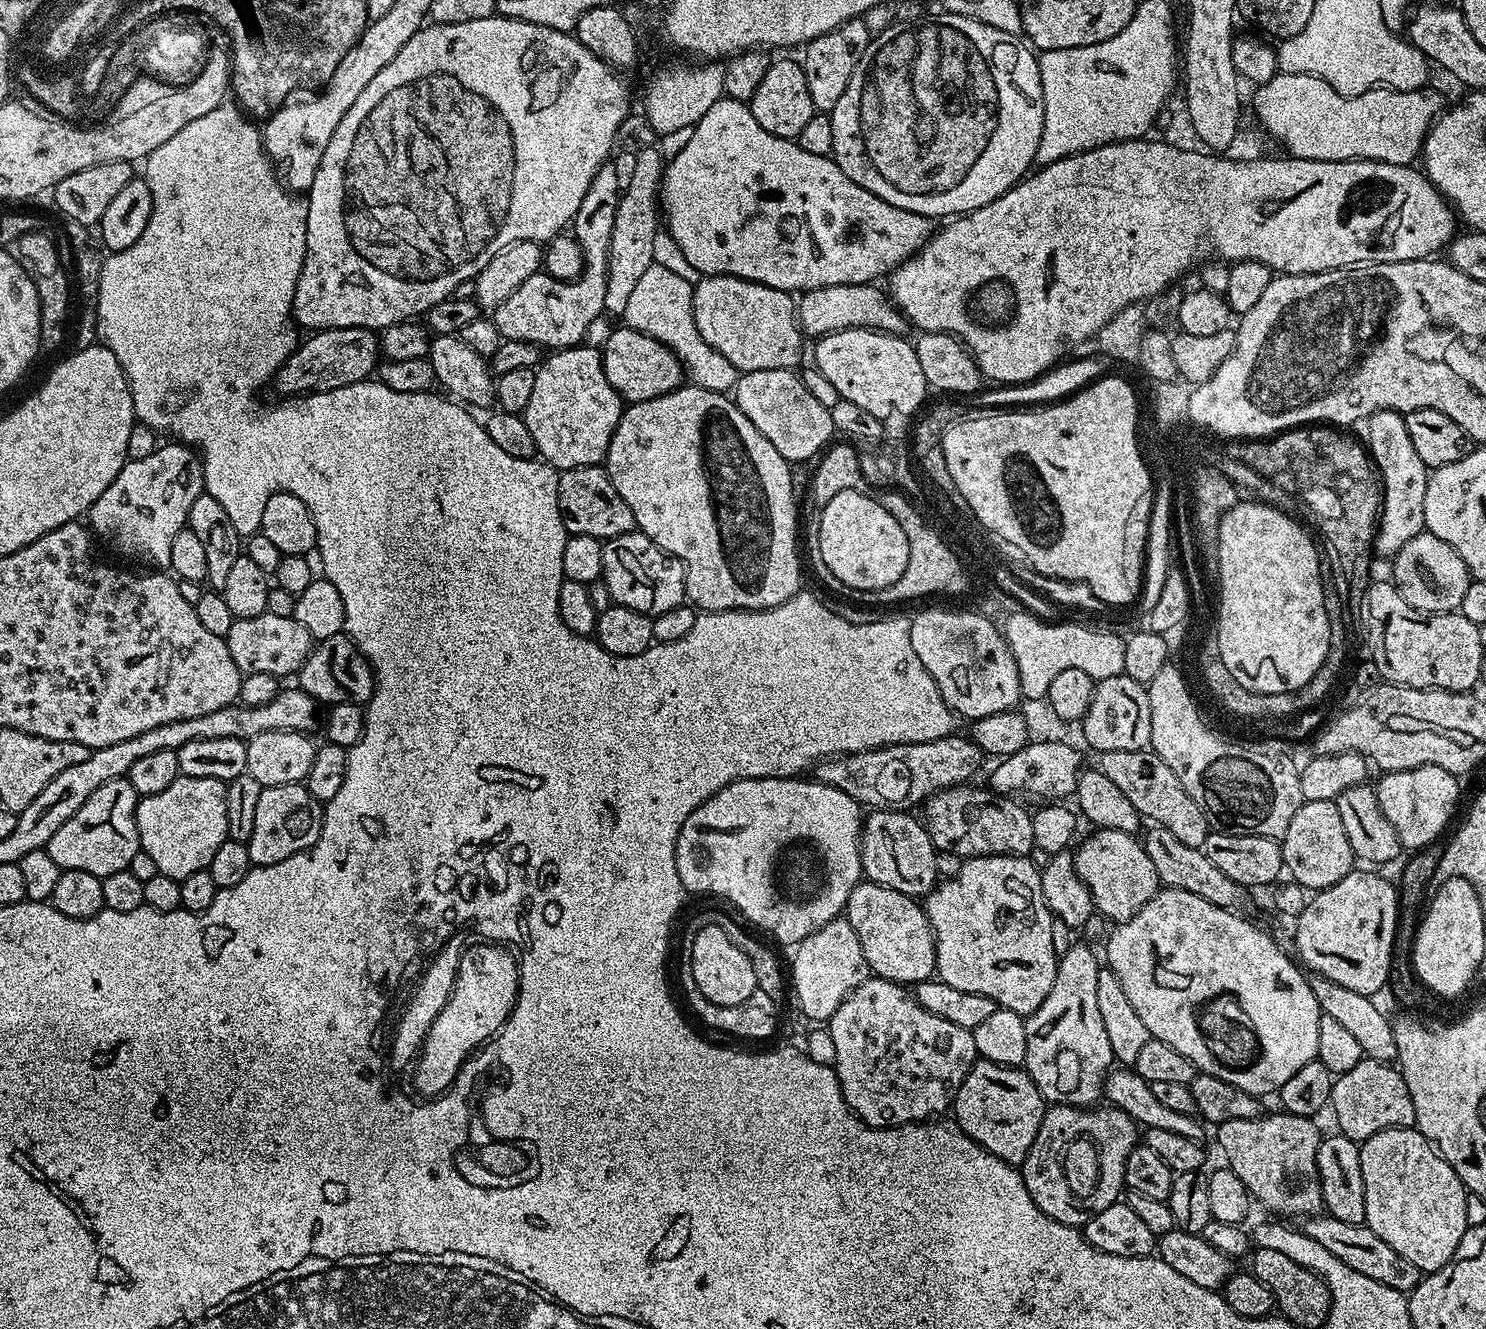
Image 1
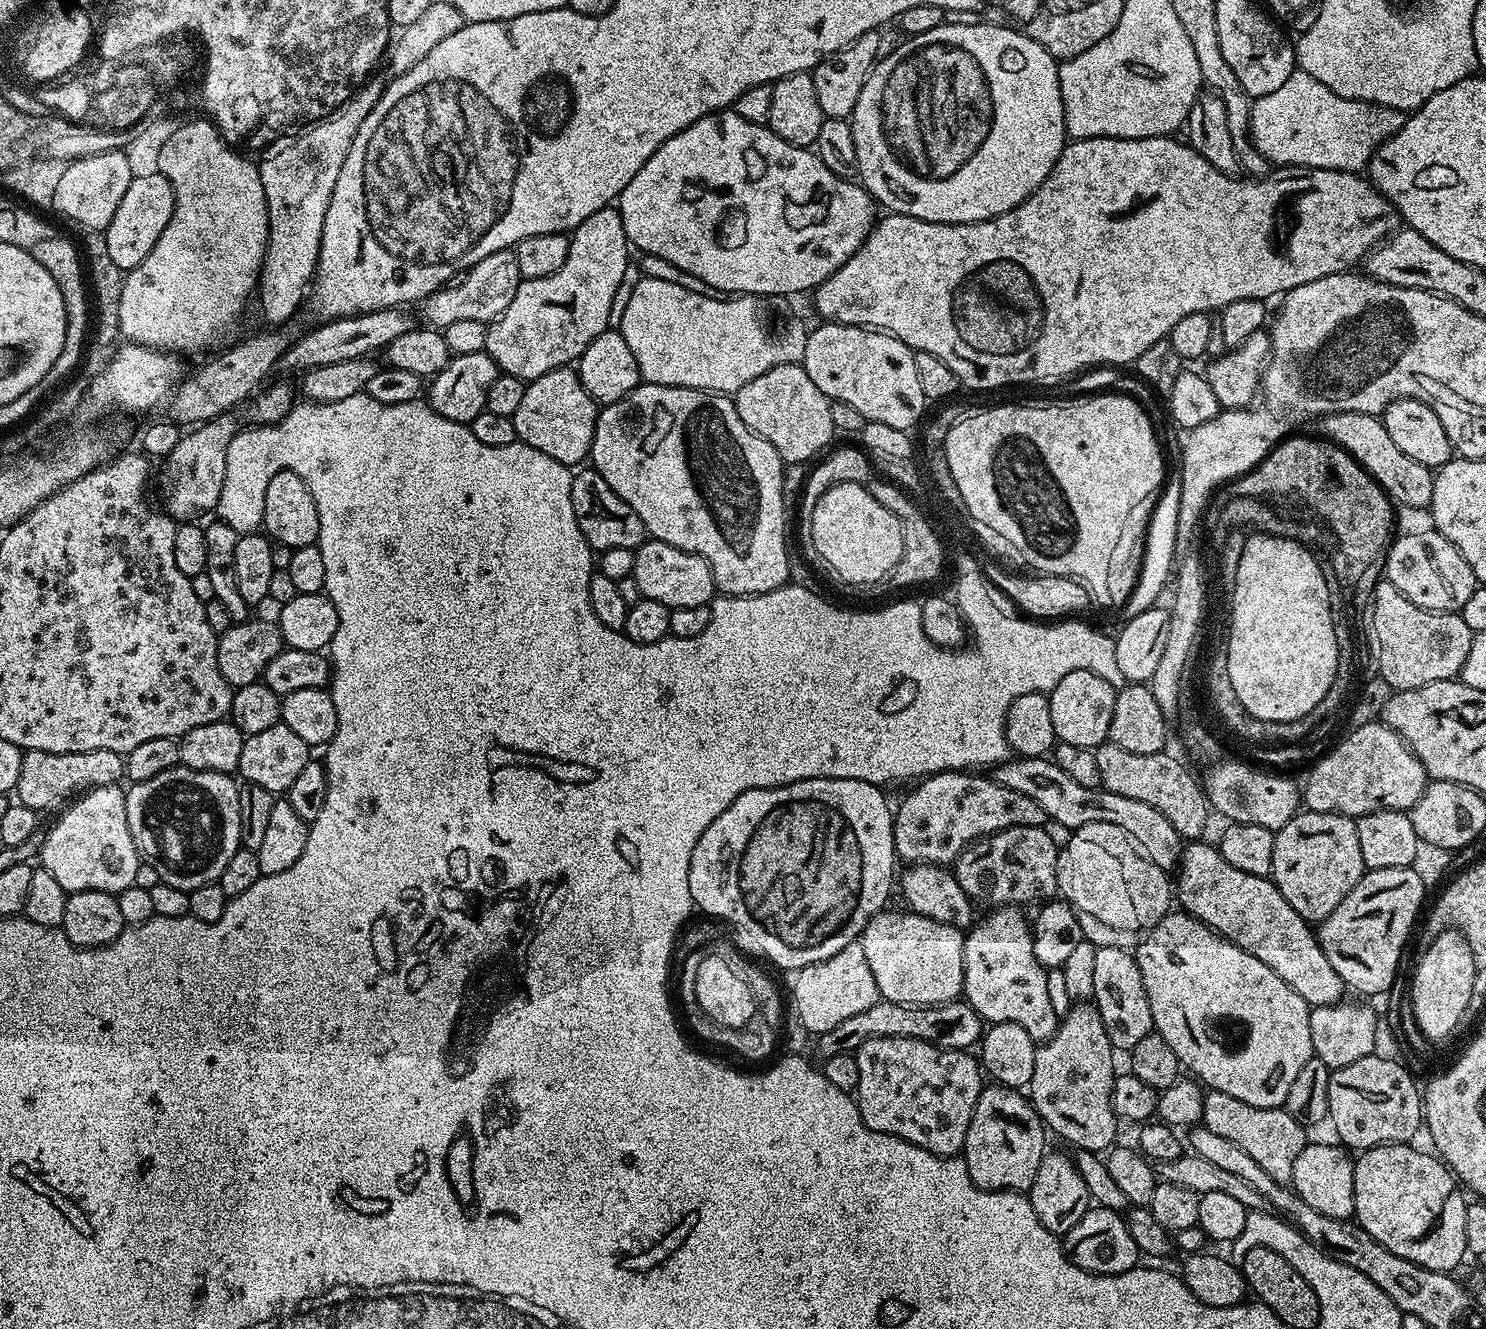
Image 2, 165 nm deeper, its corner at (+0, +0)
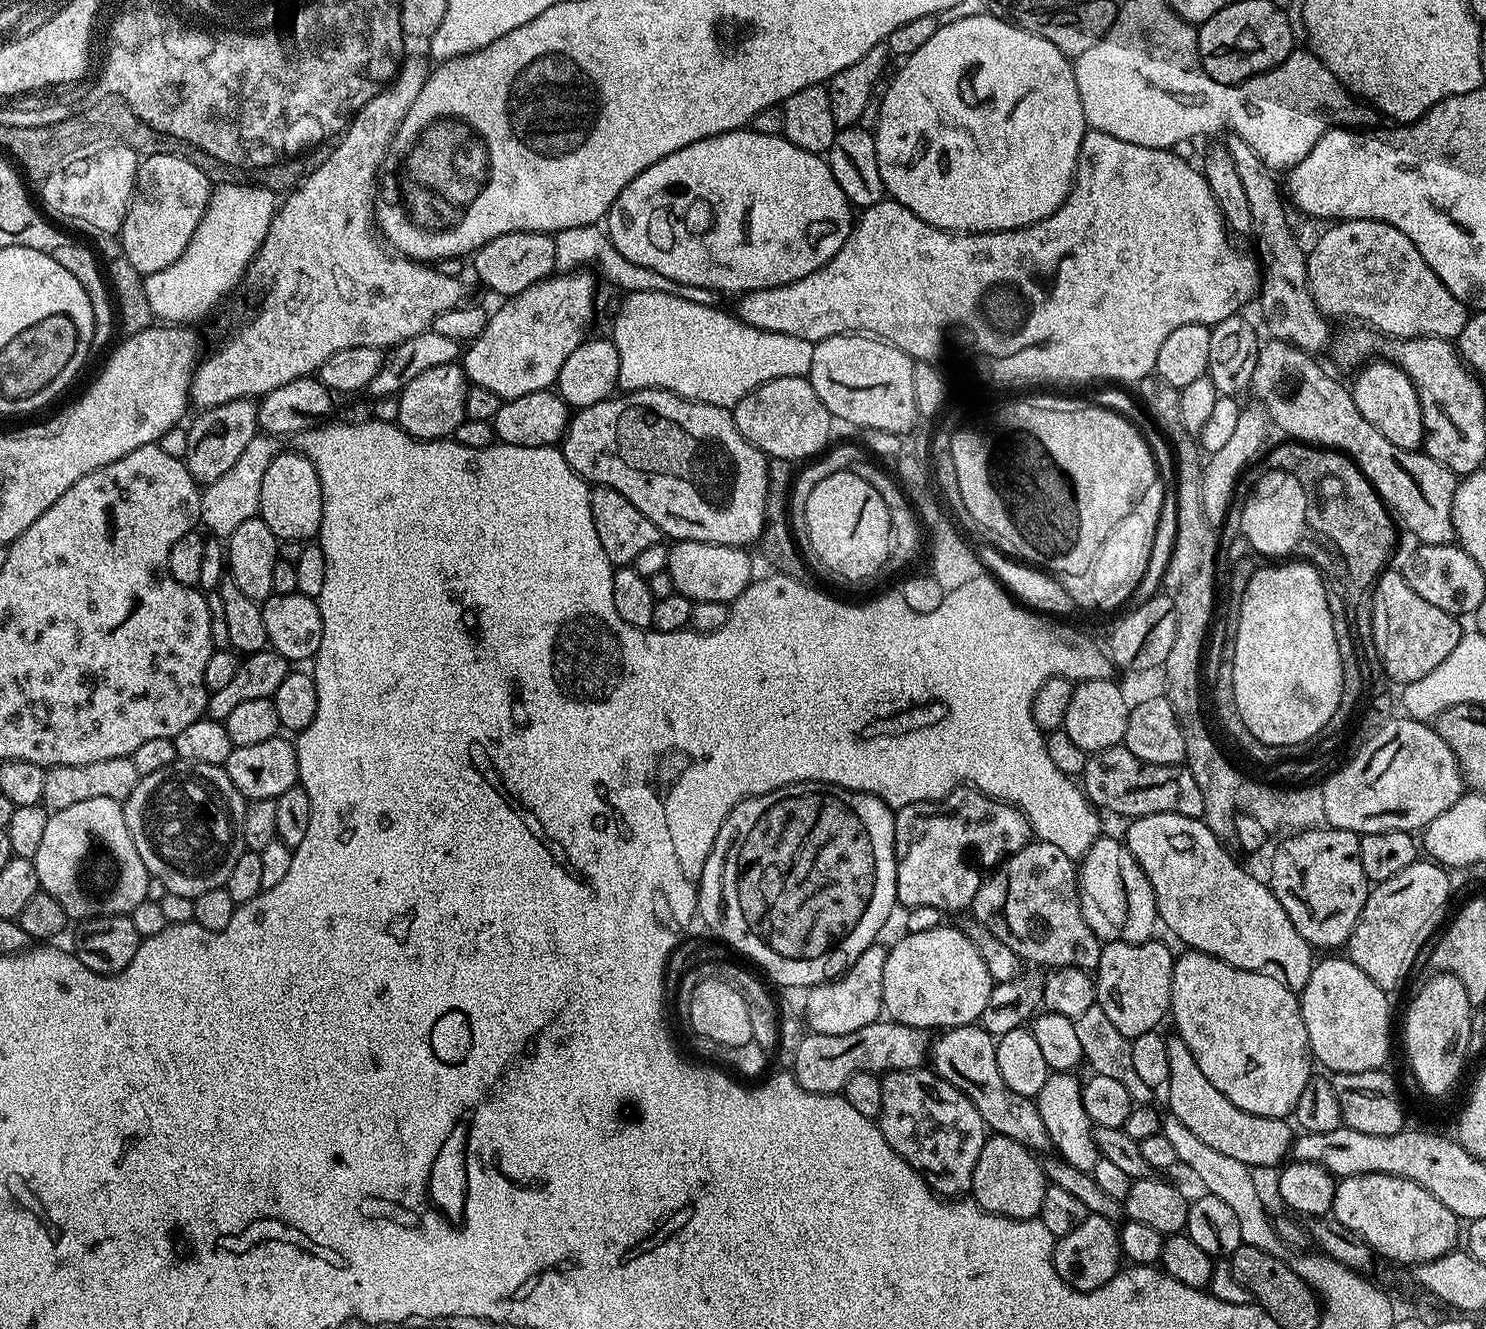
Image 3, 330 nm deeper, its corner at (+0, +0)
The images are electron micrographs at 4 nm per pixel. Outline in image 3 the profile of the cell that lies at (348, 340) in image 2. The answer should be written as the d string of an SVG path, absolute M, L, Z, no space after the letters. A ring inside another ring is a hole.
M235 400L201 411L200 417L187 425L188 449L184 460L197 484L207 486L218 482L218 478L227 474L234 467L234 462L242 458L242 450L246 450L258 434L258 412L252 400Z

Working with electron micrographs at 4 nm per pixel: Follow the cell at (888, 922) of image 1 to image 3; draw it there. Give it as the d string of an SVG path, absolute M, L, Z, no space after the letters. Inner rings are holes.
M939 926L923 930L922 933L909 932L902 936L896 945L888 948L886 974L882 980L884 1012L898 1024L921 1030L947 1030L963 1024L977 1023L982 1010L986 1010L986 1002L990 1002L994 981L988 964L968 937L967 931L960 929L959 932L956 928Z

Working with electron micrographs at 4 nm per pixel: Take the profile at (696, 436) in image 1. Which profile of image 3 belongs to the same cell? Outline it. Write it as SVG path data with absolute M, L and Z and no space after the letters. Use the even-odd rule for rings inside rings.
M640 388L637 392L620 394L615 398L598 402L594 406L579 409L569 419L568 430L562 441L562 451L569 466L583 480L588 481L589 485L618 490L623 496L630 498L630 502L634 502L634 506L638 506L638 510L642 510L642 514L646 514L665 537L673 536L673 541L693 540L694 542L721 544L731 548L744 548L749 546L748 544L755 545L760 535L764 533L764 511L768 501L769 457L741 434L729 409L719 408L713 404L703 404L701 400L688 400L685 396L678 396L665 388Z

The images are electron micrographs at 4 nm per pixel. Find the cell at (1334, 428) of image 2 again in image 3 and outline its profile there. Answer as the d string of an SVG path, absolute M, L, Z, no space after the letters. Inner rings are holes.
M1272 340L1265 343L1258 353L1258 384L1268 388L1276 379L1280 372L1290 379L1296 380L1296 393L1293 396L1276 396L1266 404L1270 413L1270 420L1285 432L1285 437L1291 438L1296 442L1314 444L1322 448L1339 450L1346 454L1347 459L1352 460L1364 477L1375 487L1376 493L1385 504L1396 508L1404 515L1404 524L1417 536L1420 544L1451 544L1456 540L1456 527L1452 521L1452 507L1454 506L1454 494L1458 477L1455 472L1449 472L1443 464L1439 464L1435 455L1424 453L1424 450L1413 450L1394 446L1390 438L1385 438L1383 434L1378 434L1366 418L1358 411L1358 406L1354 406L1354 398L1347 387L1344 388L1332 376L1327 376L1318 365L1315 364L1313 357L1300 348L1293 347L1292 344L1285 344L1283 340Z

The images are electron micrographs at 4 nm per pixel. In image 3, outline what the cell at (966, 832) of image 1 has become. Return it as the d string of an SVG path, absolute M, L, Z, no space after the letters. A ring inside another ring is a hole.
M1037 839L1009 856L985 879L970 912L976 915L973 916L975 923L990 930L994 938L1006 942L1006 946L1010 946L1010 950L1014 950L1021 961L1045 964L1048 970L1068 967L1095 970L1100 967L1102 941L1084 920L1077 865L1066 854L1062 854L1062 850L1058 850L1051 840Z

